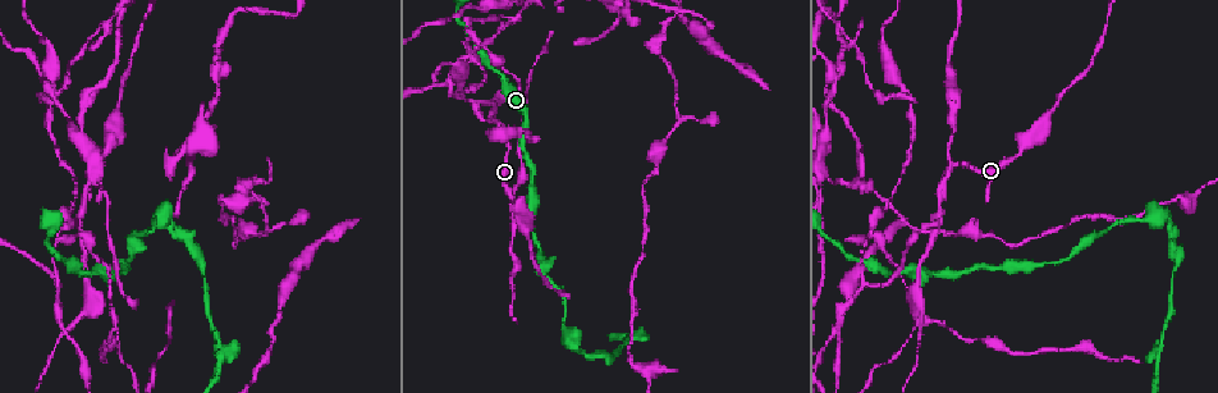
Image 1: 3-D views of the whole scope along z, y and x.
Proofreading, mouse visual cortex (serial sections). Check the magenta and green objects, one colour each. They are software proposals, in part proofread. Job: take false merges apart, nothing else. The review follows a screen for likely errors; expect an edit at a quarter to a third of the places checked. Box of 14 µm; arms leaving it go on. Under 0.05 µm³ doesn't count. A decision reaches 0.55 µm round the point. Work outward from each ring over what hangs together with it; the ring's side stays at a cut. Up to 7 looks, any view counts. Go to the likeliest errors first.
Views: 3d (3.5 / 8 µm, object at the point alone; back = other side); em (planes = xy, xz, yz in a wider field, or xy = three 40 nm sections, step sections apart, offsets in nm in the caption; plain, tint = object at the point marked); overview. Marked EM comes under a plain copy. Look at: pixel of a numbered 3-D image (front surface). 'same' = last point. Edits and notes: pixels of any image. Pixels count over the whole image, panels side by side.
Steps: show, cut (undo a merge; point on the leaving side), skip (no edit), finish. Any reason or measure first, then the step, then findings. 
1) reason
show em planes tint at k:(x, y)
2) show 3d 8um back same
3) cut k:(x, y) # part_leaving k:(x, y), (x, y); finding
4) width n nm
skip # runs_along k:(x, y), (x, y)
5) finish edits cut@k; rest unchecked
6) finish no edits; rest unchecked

three arms meet
show 3d 8um back at 1:(503, 126)

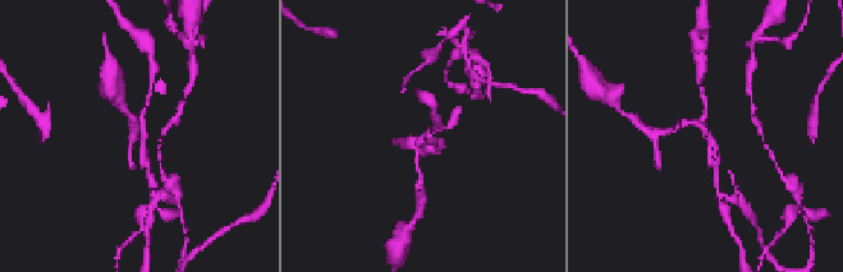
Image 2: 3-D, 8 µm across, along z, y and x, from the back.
closer look
show 3d 3.5um at 2:(708, 134)

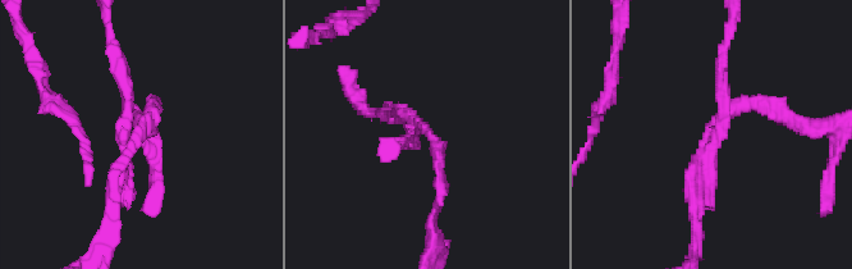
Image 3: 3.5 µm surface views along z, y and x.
arms 3; arm_widths 150, 150, 150 nm; now the EM
show em planes tint at 3:(711, 128)

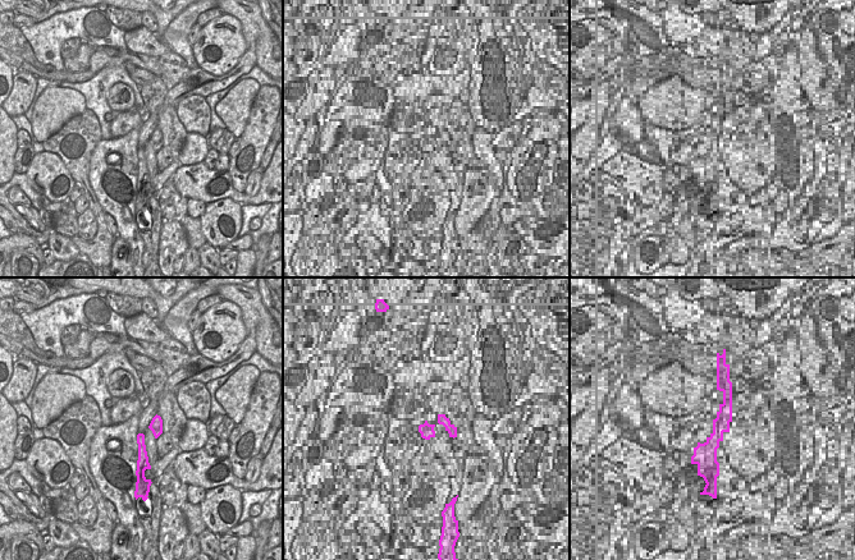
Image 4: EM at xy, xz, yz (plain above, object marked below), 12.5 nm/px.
cut 3:(124, 81) # part_leaving 3:(131, 126), (127, 90), (108, 23); two cells meet here

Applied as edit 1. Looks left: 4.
redraw
show overview

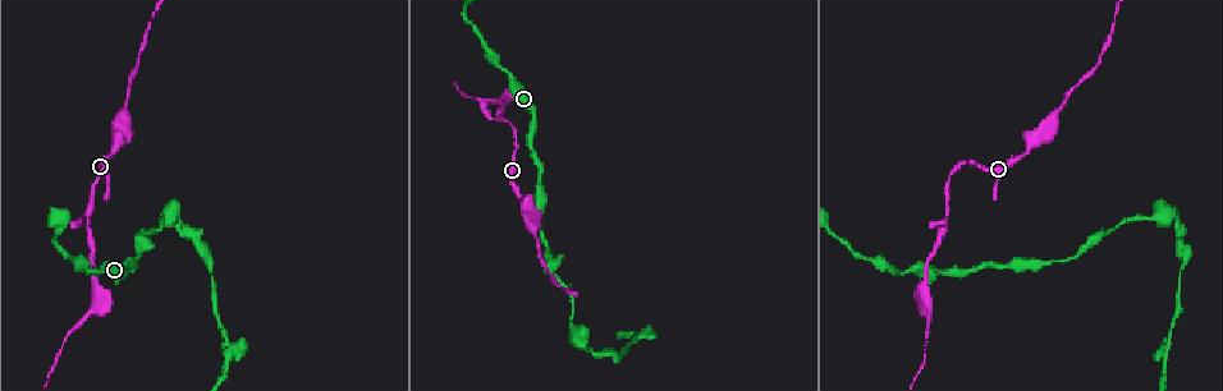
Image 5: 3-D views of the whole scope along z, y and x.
abrupt turn
show 3d 3.5um at 5:(166, 210)

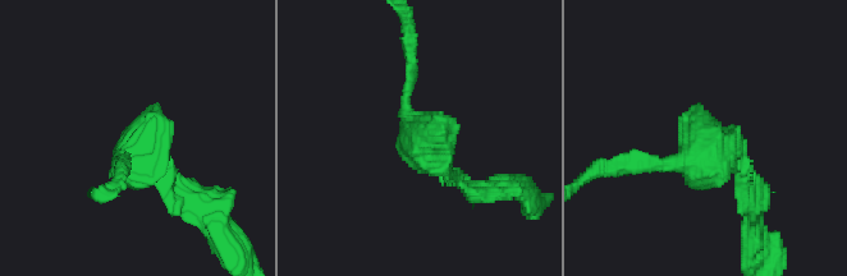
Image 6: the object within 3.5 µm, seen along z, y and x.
show em xy step 3 tint at 6:(421, 137)

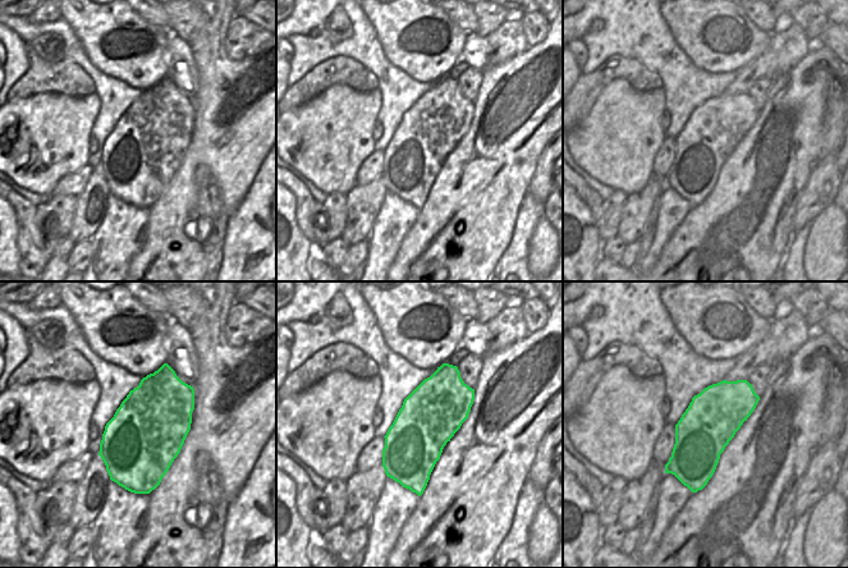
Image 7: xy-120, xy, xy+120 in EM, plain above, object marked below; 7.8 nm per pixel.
skip # all the same cell

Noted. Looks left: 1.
finish edits cut@3; rest unchecked

